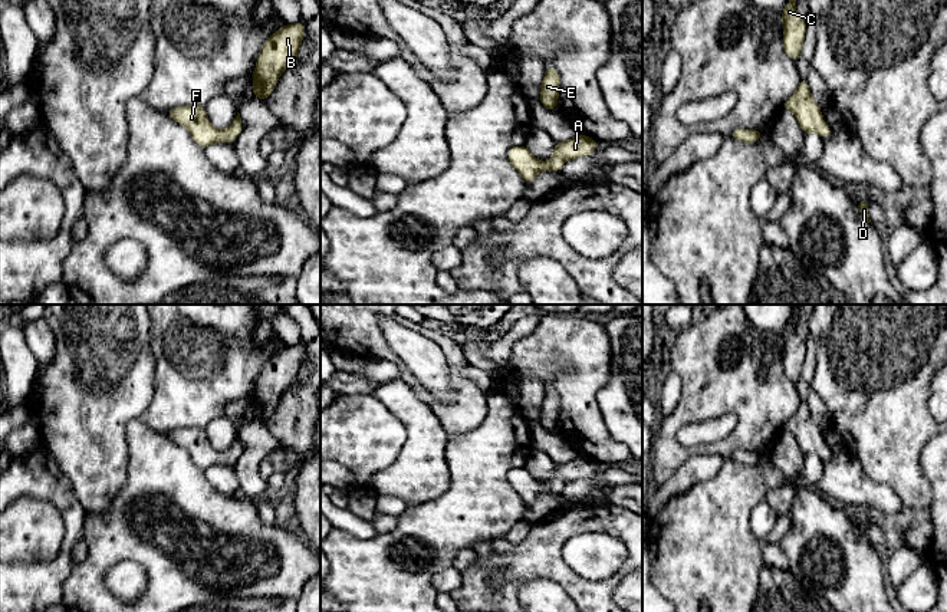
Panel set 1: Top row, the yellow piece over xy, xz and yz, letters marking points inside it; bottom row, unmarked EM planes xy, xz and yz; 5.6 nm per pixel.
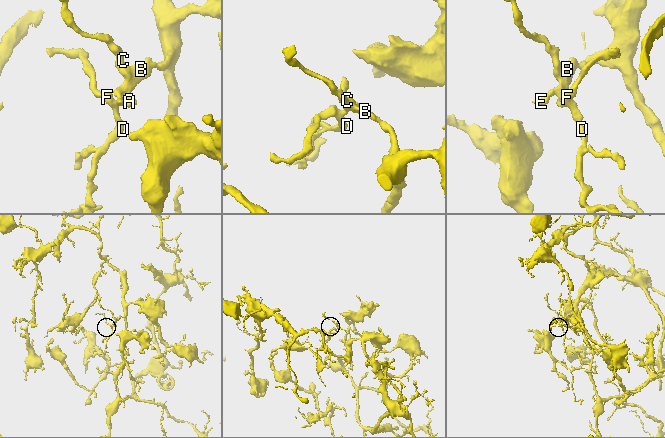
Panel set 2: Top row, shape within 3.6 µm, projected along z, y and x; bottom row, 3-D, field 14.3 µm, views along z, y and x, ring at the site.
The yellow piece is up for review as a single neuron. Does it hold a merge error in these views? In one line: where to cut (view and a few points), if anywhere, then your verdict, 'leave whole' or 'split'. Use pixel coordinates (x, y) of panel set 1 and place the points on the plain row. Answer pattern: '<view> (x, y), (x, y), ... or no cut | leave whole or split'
no cut | leave whole

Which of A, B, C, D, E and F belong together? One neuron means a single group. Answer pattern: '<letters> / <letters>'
A B C D E F

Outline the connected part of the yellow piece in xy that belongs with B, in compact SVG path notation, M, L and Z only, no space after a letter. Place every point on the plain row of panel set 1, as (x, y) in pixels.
M297 343L285 346L263 365L251 397L253 419L269 419L280 397L297 381L303 358L305 346Z

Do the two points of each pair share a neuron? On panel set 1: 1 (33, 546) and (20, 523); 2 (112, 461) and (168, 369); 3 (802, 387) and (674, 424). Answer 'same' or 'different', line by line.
1: same
2: different
3: different

